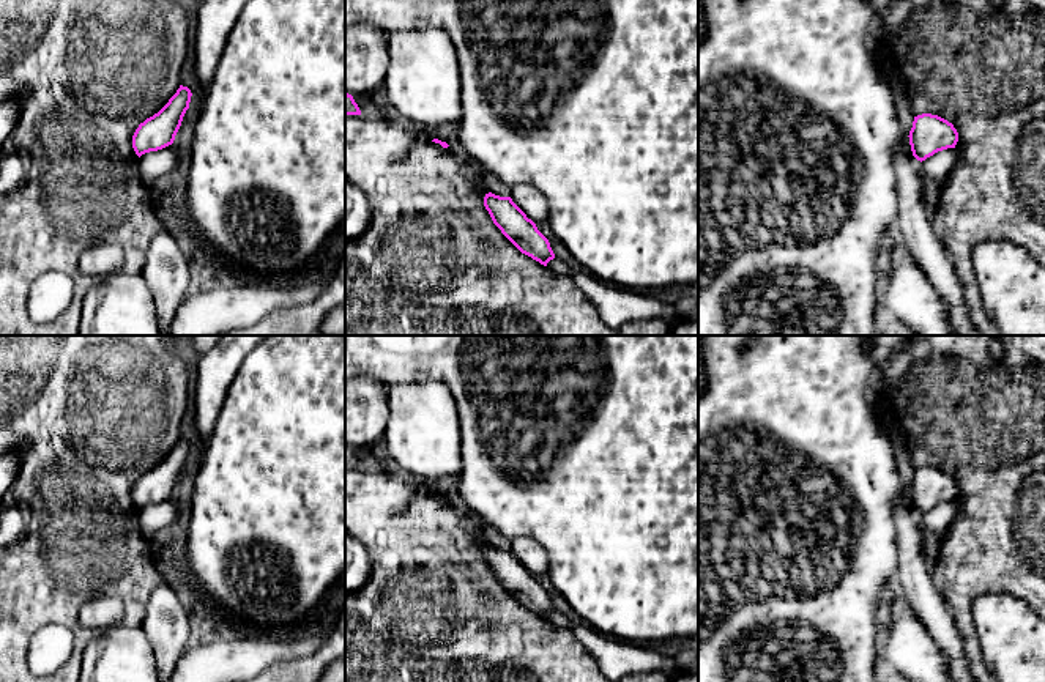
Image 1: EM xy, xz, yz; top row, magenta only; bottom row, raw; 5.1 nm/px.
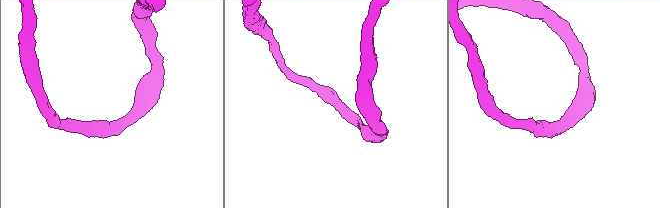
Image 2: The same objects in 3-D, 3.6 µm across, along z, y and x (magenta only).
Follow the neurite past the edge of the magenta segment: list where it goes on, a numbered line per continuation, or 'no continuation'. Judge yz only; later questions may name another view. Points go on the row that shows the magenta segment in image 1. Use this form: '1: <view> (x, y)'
no continuation

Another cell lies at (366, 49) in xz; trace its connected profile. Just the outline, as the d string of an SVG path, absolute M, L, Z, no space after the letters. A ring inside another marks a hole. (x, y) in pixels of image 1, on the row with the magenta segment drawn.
M369 25L345 28L345 93L370 95L385 83L388 38Z

